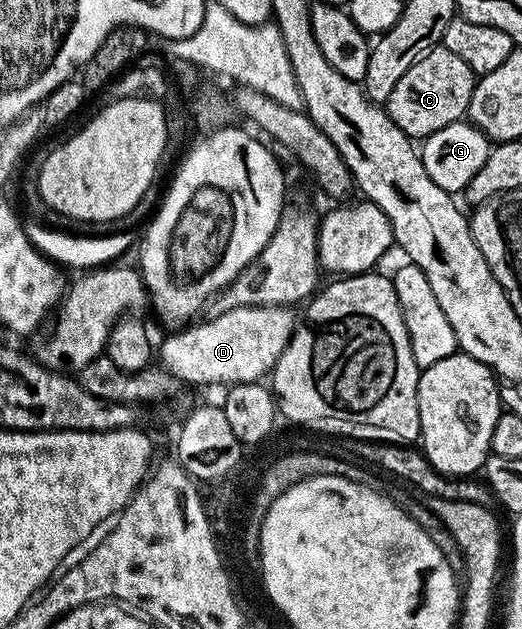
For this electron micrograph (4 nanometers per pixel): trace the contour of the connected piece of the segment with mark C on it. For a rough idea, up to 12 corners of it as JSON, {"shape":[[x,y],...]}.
{"shape":[[438,44],[383,108],[424,139],[468,114],[475,74]]}

